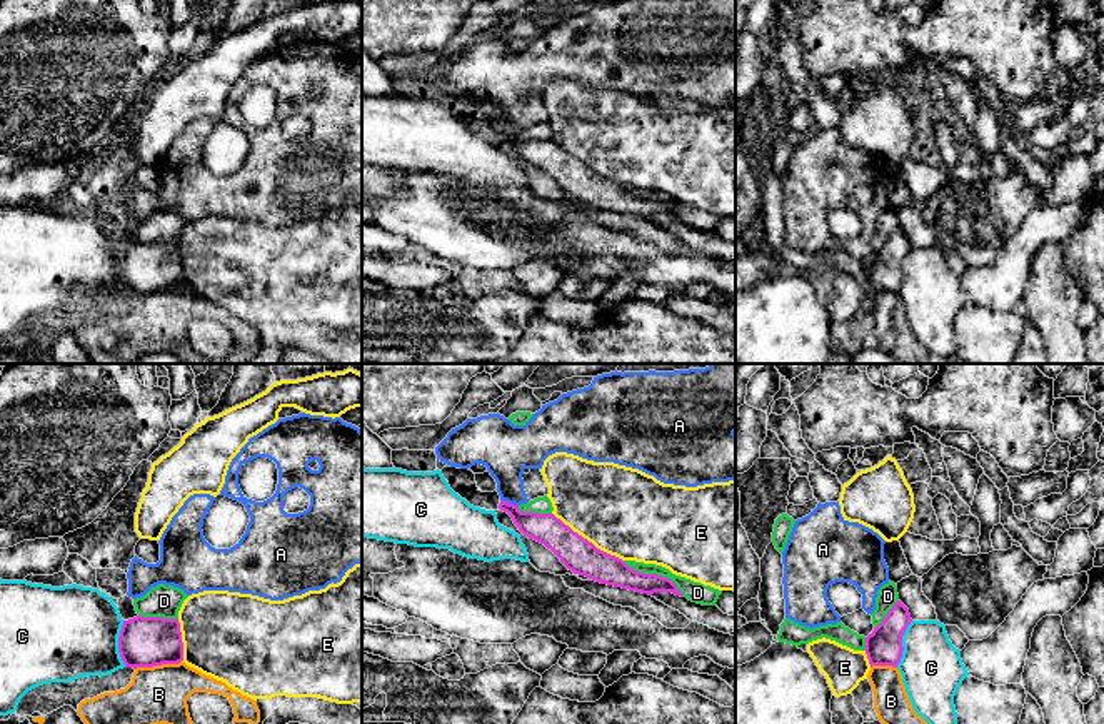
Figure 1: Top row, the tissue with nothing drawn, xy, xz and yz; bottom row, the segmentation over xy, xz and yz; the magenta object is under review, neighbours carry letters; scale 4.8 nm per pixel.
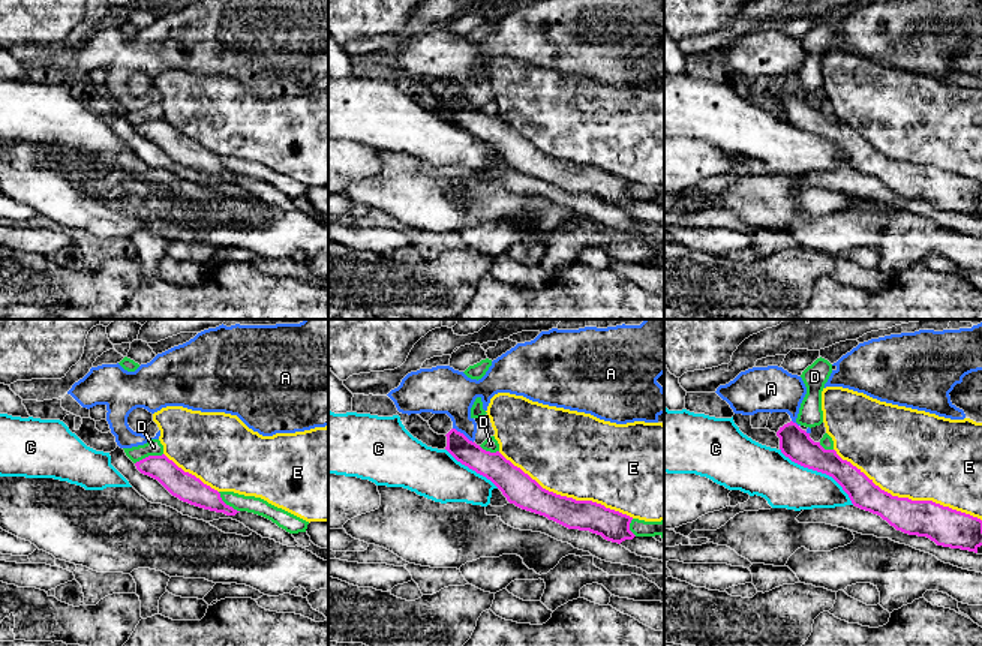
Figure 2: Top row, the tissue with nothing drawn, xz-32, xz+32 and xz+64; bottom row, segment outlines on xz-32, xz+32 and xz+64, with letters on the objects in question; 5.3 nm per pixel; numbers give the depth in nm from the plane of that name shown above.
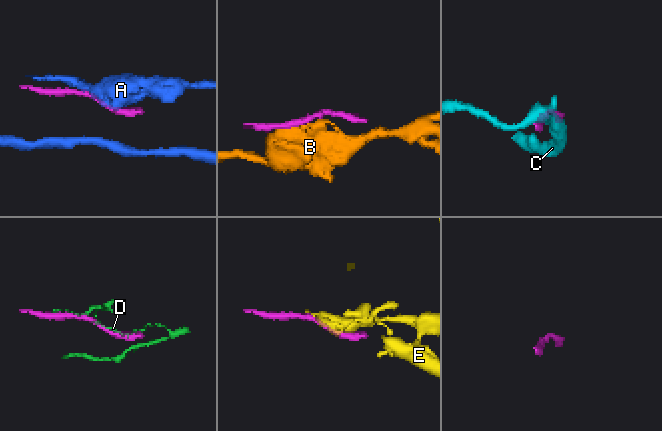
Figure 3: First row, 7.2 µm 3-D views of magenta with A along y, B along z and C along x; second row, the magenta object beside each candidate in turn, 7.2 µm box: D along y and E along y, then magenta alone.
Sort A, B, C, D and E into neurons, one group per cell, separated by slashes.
A / B / C / D / E

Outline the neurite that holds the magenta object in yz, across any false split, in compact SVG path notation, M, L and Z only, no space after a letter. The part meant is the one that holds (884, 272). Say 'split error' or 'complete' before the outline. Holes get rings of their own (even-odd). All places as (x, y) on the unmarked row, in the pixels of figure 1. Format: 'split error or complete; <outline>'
complete; M897 227L884 247L866 264L866 280L872 292L897 294L902 284L902 262L912 249L909 235Z

